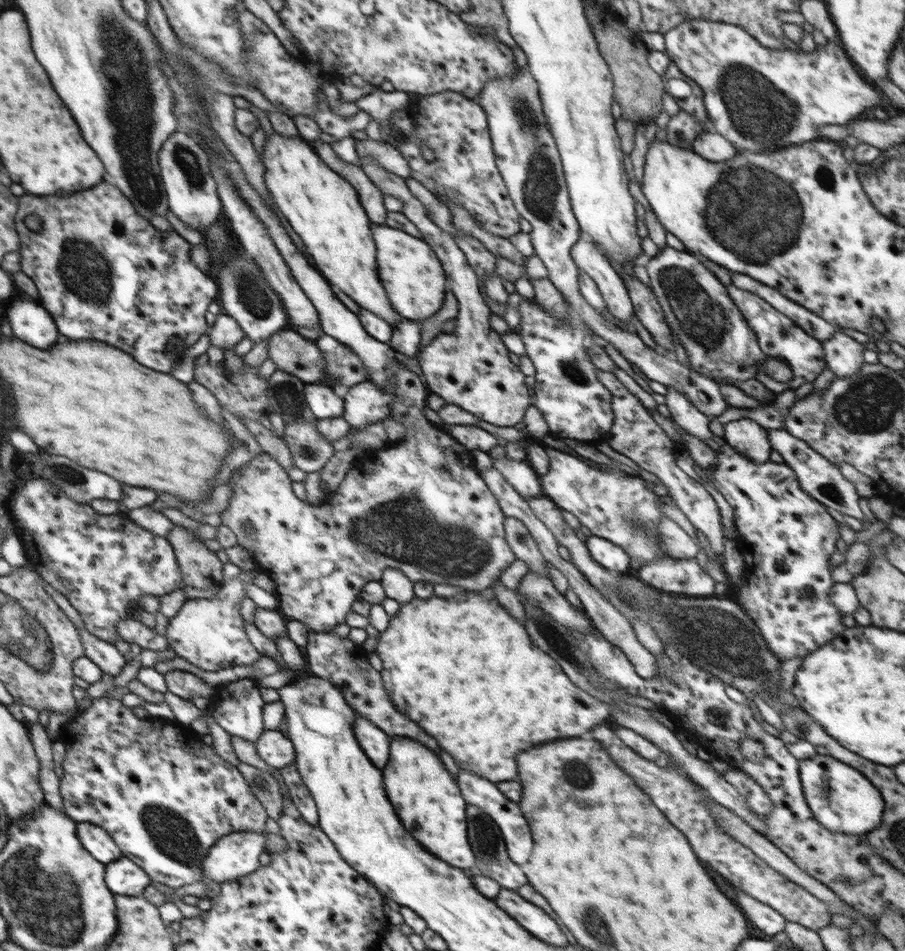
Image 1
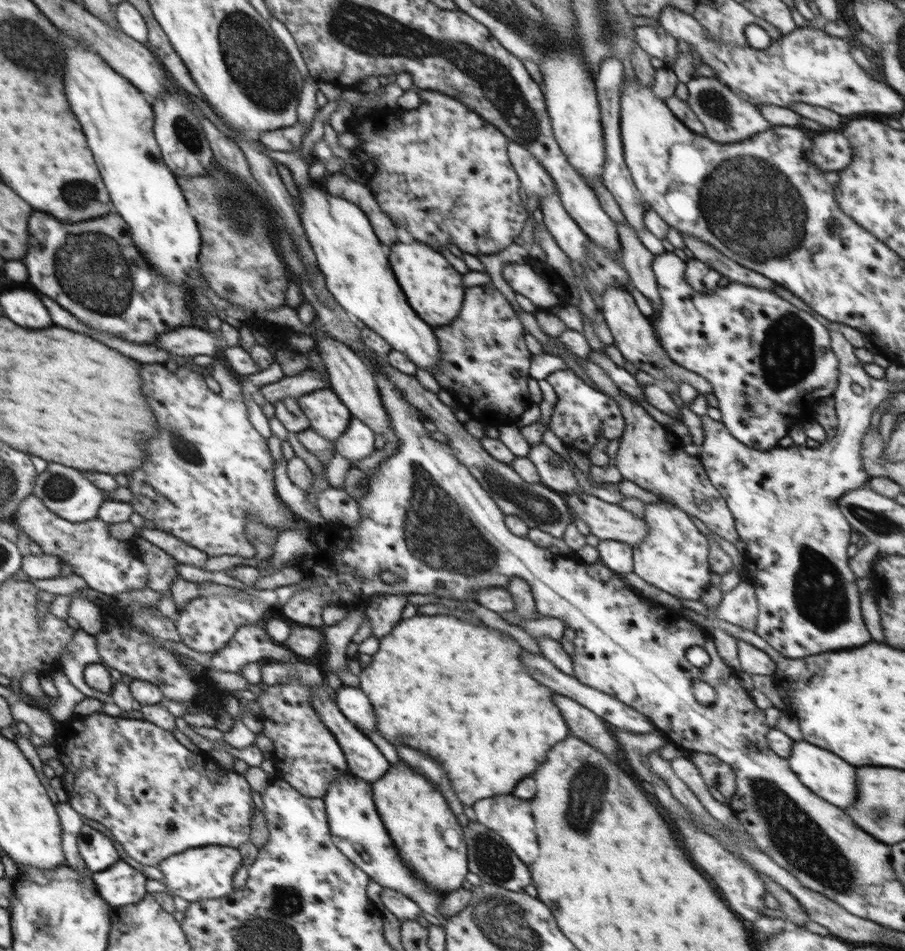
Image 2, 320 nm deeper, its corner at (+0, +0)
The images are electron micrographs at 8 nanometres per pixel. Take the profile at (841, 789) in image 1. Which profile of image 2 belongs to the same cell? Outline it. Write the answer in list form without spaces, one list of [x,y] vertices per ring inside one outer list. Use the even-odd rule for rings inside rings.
[[[794,741],[792,743],[790,756],[787,758],[792,772],[807,786],[814,794],[822,797],[826,802],[844,810],[850,804],[854,804],[858,789],[856,786],[856,768],[838,758],[836,754],[822,750],[806,741]]]

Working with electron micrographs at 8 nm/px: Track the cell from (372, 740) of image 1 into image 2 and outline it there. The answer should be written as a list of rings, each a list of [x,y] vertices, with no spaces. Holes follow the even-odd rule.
[[[343,685],[336,690],[335,703],[345,718],[364,734],[376,731],[376,715],[370,699],[359,687]]]

